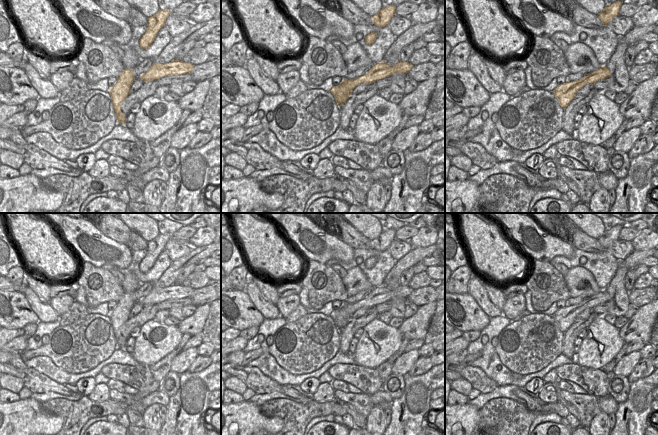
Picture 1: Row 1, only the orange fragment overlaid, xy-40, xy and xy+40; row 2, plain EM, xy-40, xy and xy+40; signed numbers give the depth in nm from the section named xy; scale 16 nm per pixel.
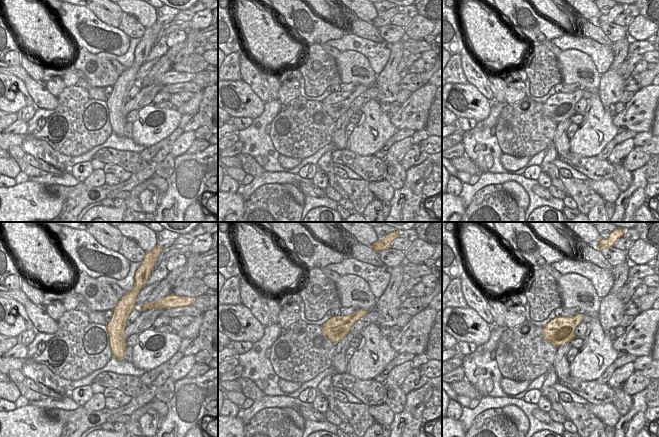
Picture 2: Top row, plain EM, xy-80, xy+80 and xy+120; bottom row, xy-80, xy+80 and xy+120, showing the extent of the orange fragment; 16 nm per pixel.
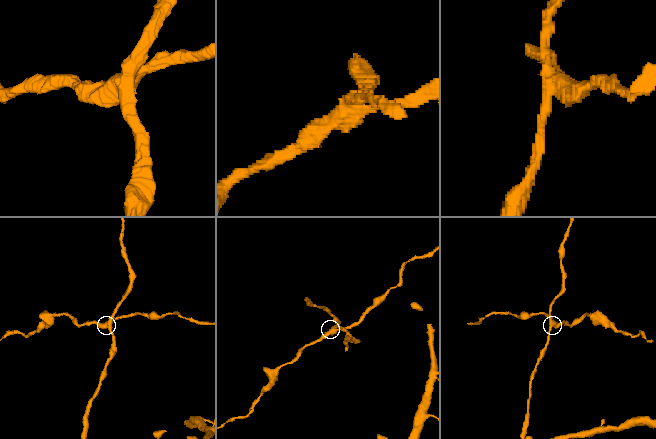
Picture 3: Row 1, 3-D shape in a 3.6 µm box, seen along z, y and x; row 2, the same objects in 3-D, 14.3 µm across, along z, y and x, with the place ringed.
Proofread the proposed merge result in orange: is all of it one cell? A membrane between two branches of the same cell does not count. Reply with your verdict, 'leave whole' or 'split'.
split

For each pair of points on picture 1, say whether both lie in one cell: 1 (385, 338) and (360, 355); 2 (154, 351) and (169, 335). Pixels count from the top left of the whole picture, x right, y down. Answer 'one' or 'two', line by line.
1: one
2: one

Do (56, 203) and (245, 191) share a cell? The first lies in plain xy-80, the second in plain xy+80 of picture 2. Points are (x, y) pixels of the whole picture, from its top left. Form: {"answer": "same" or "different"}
{"answer": "different"}

